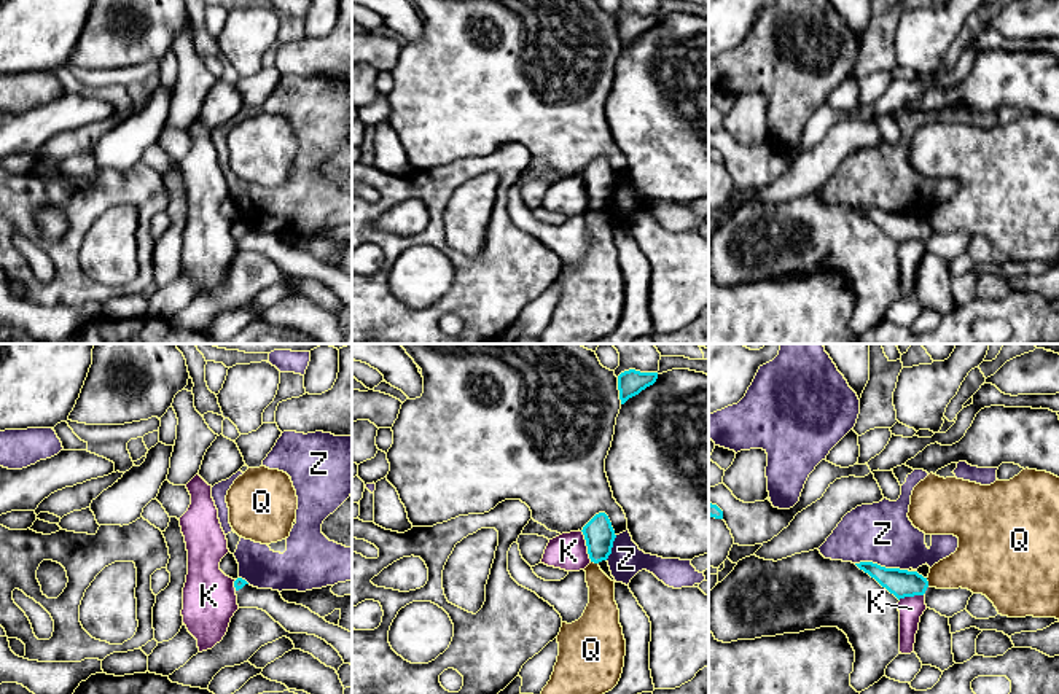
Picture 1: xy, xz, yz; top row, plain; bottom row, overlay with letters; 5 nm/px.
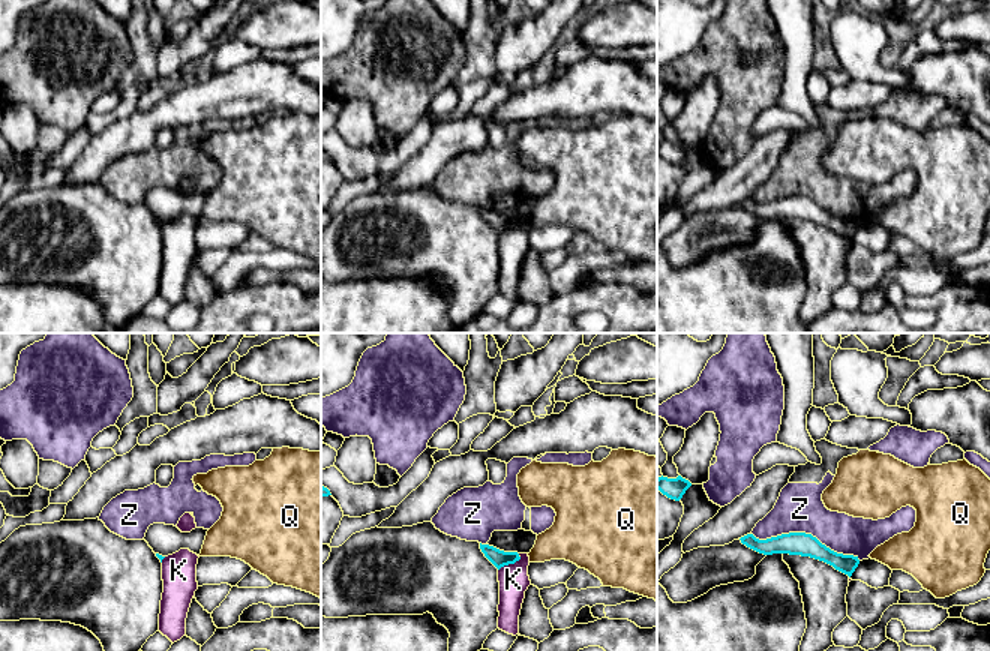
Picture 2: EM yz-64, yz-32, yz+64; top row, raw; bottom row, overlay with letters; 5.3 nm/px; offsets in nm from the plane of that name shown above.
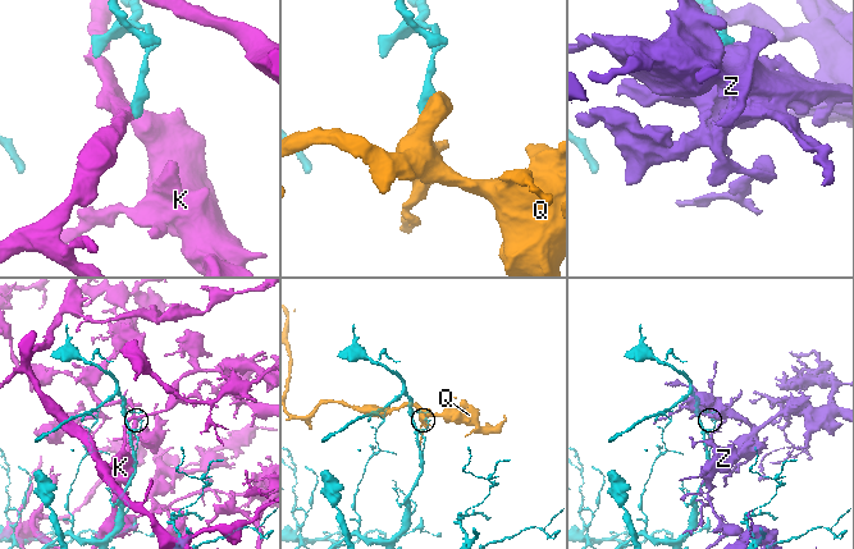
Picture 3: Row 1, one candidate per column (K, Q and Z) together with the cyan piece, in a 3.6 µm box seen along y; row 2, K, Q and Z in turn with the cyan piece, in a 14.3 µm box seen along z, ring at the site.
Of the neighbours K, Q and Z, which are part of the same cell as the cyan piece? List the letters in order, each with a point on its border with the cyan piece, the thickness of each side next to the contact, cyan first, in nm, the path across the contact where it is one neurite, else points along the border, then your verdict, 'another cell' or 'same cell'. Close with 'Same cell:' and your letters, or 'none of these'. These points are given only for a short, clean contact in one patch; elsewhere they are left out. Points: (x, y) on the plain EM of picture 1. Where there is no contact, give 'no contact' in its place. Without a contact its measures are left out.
K: xz (586, 188) | 150/190 nm | another cell
Q: yz (927, 226) | 140/240 nm | along yz (926, 222), (929, 230) | another cell
Z: yz (879, 209) | 140/300 nm | another cell
Same cell: none of these

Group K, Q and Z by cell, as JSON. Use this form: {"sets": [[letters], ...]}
{"sets": [["K"], ["Q"], ["Z"]]}

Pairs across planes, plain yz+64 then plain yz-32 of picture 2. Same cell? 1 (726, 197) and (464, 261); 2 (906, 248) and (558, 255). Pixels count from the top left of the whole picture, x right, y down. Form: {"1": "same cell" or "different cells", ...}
{"1": "different cells", "2": "different cells"}

